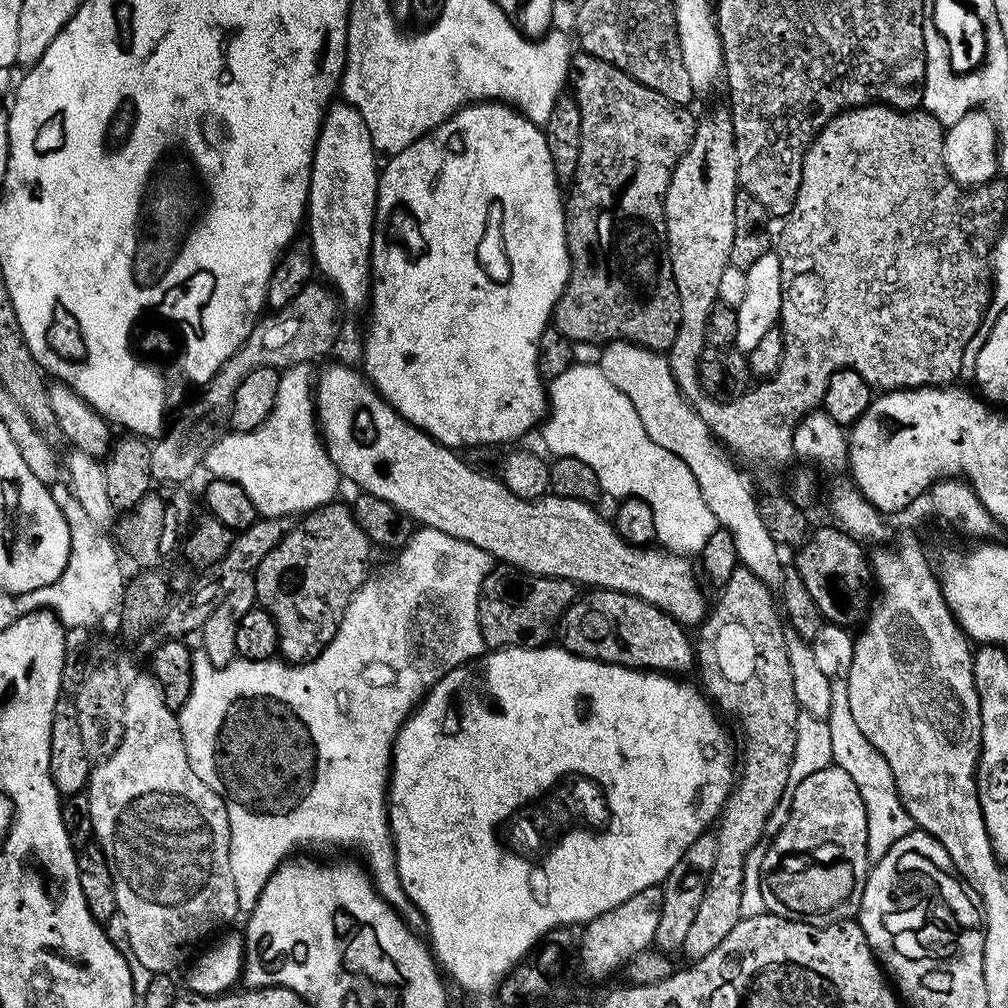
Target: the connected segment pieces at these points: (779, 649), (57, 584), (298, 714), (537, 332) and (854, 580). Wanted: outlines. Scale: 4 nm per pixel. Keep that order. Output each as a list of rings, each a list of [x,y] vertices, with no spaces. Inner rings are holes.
[[[738,566],[719,592],[720,597],[717,598],[716,605],[713,608],[711,605],[710,611],[699,625],[700,633],[694,636],[694,660],[698,668],[700,664],[701,681],[699,680],[699,683],[703,691],[711,697],[715,707],[721,713],[732,712],[741,734],[744,735],[744,745],[740,748],[738,775],[732,785],[732,792],[728,796],[728,801],[724,803],[724,809],[721,810],[718,823],[714,828],[716,837],[714,866],[708,875],[702,902],[694,913],[694,922],[691,923],[690,930],[687,931],[684,939],[683,955],[688,955],[687,959],[692,962],[710,954],[710,950],[714,950],[714,946],[718,946],[718,942],[722,942],[722,938],[726,938],[726,934],[730,934],[730,930],[734,930],[734,926],[742,918],[740,911],[742,910],[744,862],[751,848],[762,840],[764,827],[767,826],[776,803],[780,799],[783,801],[789,791],[788,770],[790,771],[793,767],[795,720],[802,711],[794,694],[794,678],[790,675],[790,658],[784,637],[786,628],[778,613],[777,603],[774,601],[773,589],[761,582],[749,568]]]
[[[56,481],[49,485],[49,488],[51,498],[57,503],[58,510],[62,511],[70,530],[70,556],[62,574],[49,586],[39,587],[36,591],[17,593],[15,610],[17,615],[24,615],[46,609],[55,613],[67,629],[86,628],[95,622],[96,616],[104,616],[111,610],[113,613],[120,605],[126,583],[126,576],[123,576],[120,568],[121,557],[115,541],[91,521],[65,481]]]
[[[423,526],[417,527],[412,537],[404,543],[404,547],[393,556],[396,557],[389,564],[382,565],[377,572],[375,569],[368,579],[362,582],[362,586],[350,598],[334,638],[314,659],[302,664],[290,664],[280,658],[237,658],[219,668],[214,666],[214,662],[210,662],[210,658],[206,658],[202,650],[197,651],[192,657],[190,698],[186,698],[184,705],[178,709],[180,733],[186,746],[186,758],[190,758],[194,774],[198,774],[198,778],[202,778],[202,782],[206,782],[206,786],[210,786],[214,794],[224,799],[230,822],[230,870],[234,874],[234,890],[238,890],[238,906],[241,913],[247,914],[254,910],[266,882],[279,864],[299,853],[296,852],[299,848],[308,848],[311,844],[341,844],[344,848],[357,848],[364,855],[366,871],[372,877],[372,883],[375,884],[380,897],[397,910],[409,907],[408,895],[400,888],[396,851],[392,845],[392,831],[388,825],[388,777],[392,767],[392,746],[396,743],[398,730],[412,715],[412,709],[424,699],[424,695],[434,684],[450,670],[460,668],[485,655],[486,645],[478,622],[478,598],[482,582],[486,574],[492,571],[494,561],[486,550],[478,550],[478,546],[462,542],[462,538],[450,538],[450,534],[442,534],[442,530]]]
[[[477,102],[477,103],[474,103],[474,104],[469,104],[469,105],[467,105],[467,106],[465,106],[465,107],[463,107],[463,108],[461,108],[461,109],[460,109],[460,111],[459,111],[459,112],[456,112],[456,113],[455,113],[455,114],[454,114],[454,115],[453,115],[453,116],[452,116],[452,117],[450,117],[450,118],[449,118],[449,120],[443,120],[443,121],[442,121],[442,123],[440,123],[440,124],[439,124],[439,126],[437,126],[437,128],[434,128],[434,129],[432,129],[432,131],[430,131],[430,132],[428,132],[428,133],[427,133],[427,134],[425,134],[425,135],[424,135],[424,137],[422,137],[422,138],[421,138],[421,139],[420,139],[420,140],[415,140],[415,141],[414,141],[414,142],[413,142],[413,144],[411,144],[411,145],[410,145],[410,146],[406,146],[406,150],[402,150],[402,151],[401,151],[401,152],[398,152],[398,153],[395,153],[395,155],[393,155],[393,156],[392,156],[392,157],[391,157],[391,159],[389,159],[389,160],[392,160],[392,161],[390,161],[390,162],[389,162],[389,164],[388,164],[388,165],[386,165],[386,166],[385,166],[385,168],[384,168],[384,165],[383,165],[383,168],[382,168],[382,171],[381,171],[381,172],[380,172],[380,173],[379,173],[379,177],[380,177],[380,185],[379,185],[379,186],[378,186],[378,194],[377,194],[377,195],[376,195],[376,217],[375,217],[375,218],[374,218],[374,226],[373,226],[373,227],[372,227],[372,287],[371,287],[371,289],[370,289],[370,309],[371,309],[371,308],[372,308],[372,317],[370,317],[370,318],[369,318],[369,320],[368,320],[368,333],[366,333],[366,334],[365,334],[365,336],[364,336],[364,368],[363,368],[363,367],[362,367],[362,372],[363,372],[363,375],[364,375],[364,376],[365,376],[365,377],[367,377],[367,379],[368,379],[368,380],[369,380],[369,381],[370,381],[370,383],[371,383],[371,385],[372,385],[372,387],[373,387],[373,388],[375,388],[375,389],[376,389],[376,391],[377,391],[377,392],[379,392],[379,393],[380,393],[380,395],[381,395],[381,396],[383,396],[383,398],[384,398],[384,400],[385,400],[385,401],[386,401],[386,402],[387,402],[387,404],[388,404],[388,405],[389,405],[389,406],[391,406],[391,407],[392,407],[392,409],[394,409],[394,411],[396,411],[396,412],[397,412],[397,414],[399,414],[399,415],[400,415],[400,416],[401,416],[401,417],[402,417],[402,418],[406,418],[406,419],[407,419],[407,420],[409,420],[409,421],[410,421],[410,422],[411,422],[411,424],[412,424],[412,425],[413,425],[413,426],[415,426],[415,427],[416,427],[416,428],[420,428],[420,429],[422,429],[422,430],[423,430],[423,432],[424,432],[424,433],[425,433],[425,434],[427,434],[427,436],[433,436],[433,437],[434,437],[434,438],[435,438],[435,439],[436,439],[436,441],[438,441],[438,442],[439,442],[439,444],[444,444],[444,445],[445,445],[445,446],[446,446],[446,447],[447,447],[447,448],[451,448],[451,449],[453,449],[453,450],[461,450],[461,449],[460,449],[460,448],[464,448],[464,447],[466,447],[466,446],[467,446],[467,444],[504,444],[504,443],[506,443],[506,442],[507,442],[507,440],[516,440],[516,439],[518,439],[518,438],[519,438],[519,436],[524,436],[524,435],[526,435],[526,434],[527,434],[527,432],[528,432],[528,431],[530,431],[530,430],[531,430],[531,428],[532,428],[532,424],[536,424],[536,423],[537,423],[537,424],[536,424],[536,425],[539,425],[539,424],[540,424],[540,423],[541,423],[541,421],[543,421],[543,420],[544,420],[544,419],[545,419],[545,416],[546,416],[546,388],[545,388],[545,385],[544,385],[544,384],[543,384],[543,383],[542,383],[542,377],[541,377],[541,374],[540,374],[540,371],[538,371],[538,369],[536,369],[536,343],[537,343],[537,342],[539,342],[539,340],[540,340],[540,335],[541,335],[541,334],[542,334],[542,330],[543,330],[543,329],[544,329],[544,328],[546,328],[546,327],[549,327],[549,324],[550,324],[550,321],[551,321],[551,318],[552,318],[552,314],[553,314],[553,311],[554,311],[554,309],[555,309],[555,306],[556,306],[556,303],[557,303],[557,302],[558,302],[558,301],[559,301],[559,300],[560,300],[560,295],[562,295],[562,294],[563,294],[563,293],[564,293],[564,287],[566,287],[566,286],[567,286],[567,285],[568,285],[568,269],[569,269],[569,267],[570,267],[570,261],[569,261],[569,258],[568,258],[568,235],[567,235],[567,234],[566,234],[566,230],[565,230],[565,229],[564,229],[564,213],[565,213],[565,211],[566,211],[566,204],[565,204],[565,201],[564,201],[564,200],[563,200],[563,199],[562,199],[562,192],[561,192],[561,196],[560,196],[560,188],[561,188],[561,185],[560,185],[560,184],[559,184],[559,183],[558,183],[558,181],[557,181],[557,179],[556,179],[556,175],[555,175],[555,174],[554,174],[554,162],[550,162],[550,150],[549,150],[549,149],[548,149],[548,147],[547,147],[547,146],[546,146],[546,138],[545,138],[545,137],[544,137],[544,133],[543,133],[543,131],[542,131],[542,128],[541,128],[541,125],[538,125],[538,124],[535,124],[535,123],[534,123],[534,122],[530,122],[530,121],[529,121],[529,120],[527,120],[527,118],[526,118],[526,117],[524,117],[524,115],[523,115],[523,114],[522,114],[522,113],[521,113],[521,112],[517,112],[517,111],[516,111],[516,109],[515,109],[515,108],[513,108],[513,107],[511,107],[511,106],[509,106],[509,105],[507,105],[507,104],[505,104],[505,103],[503,103],[503,102]],[[492,196],[500,196],[500,200],[504,200],[504,228],[508,228],[508,252],[512,252],[512,264],[516,264],[516,276],[512,276],[512,284],[508,284],[508,288],[496,288],[496,284],[488,284],[488,280],[484,280],[484,276],[480,276],[480,268],[476,268],[476,260],[472,260],[472,248],[476,248],[476,240],[486,240],[486,237],[485,237],[485,234],[484,234],[484,231],[485,231],[485,230],[486,230],[486,225],[485,225],[485,224],[484,224],[484,200],[492,200]]]
[[[843,528],[811,529],[810,535],[800,544],[796,553],[794,567],[802,578],[810,598],[814,598],[814,606],[829,624],[851,626],[859,625],[866,615],[866,600],[864,604],[864,584],[871,585],[872,569],[869,557],[864,556],[865,545],[855,536],[848,535]]]

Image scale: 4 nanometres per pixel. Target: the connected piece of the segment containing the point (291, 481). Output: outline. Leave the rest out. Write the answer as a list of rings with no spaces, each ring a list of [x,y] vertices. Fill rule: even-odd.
[[[305,362],[283,369],[278,382],[278,398],[274,398],[274,410],[270,410],[266,422],[249,432],[229,431],[221,436],[204,459],[203,467],[209,468],[215,479],[238,482],[238,486],[250,494],[250,502],[254,502],[261,517],[292,516],[296,512],[307,514],[313,508],[333,503],[337,499],[336,491],[342,485],[340,471],[334,466],[322,443],[322,433],[316,419],[312,368],[311,363]]]

